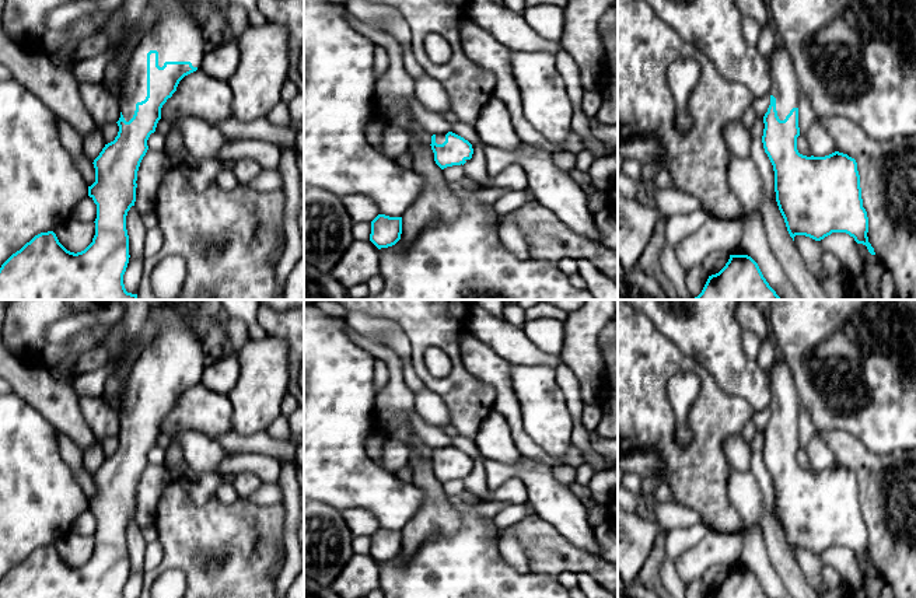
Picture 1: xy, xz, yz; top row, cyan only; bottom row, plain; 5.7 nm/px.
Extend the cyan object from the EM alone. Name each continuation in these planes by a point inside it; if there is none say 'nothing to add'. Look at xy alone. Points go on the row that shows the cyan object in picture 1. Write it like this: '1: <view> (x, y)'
1: xy (175, 34)

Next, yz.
1: yz (786, 88)

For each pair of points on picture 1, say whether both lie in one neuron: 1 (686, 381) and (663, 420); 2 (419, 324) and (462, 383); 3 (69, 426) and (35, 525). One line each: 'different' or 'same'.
1: different
2: same
3: different

